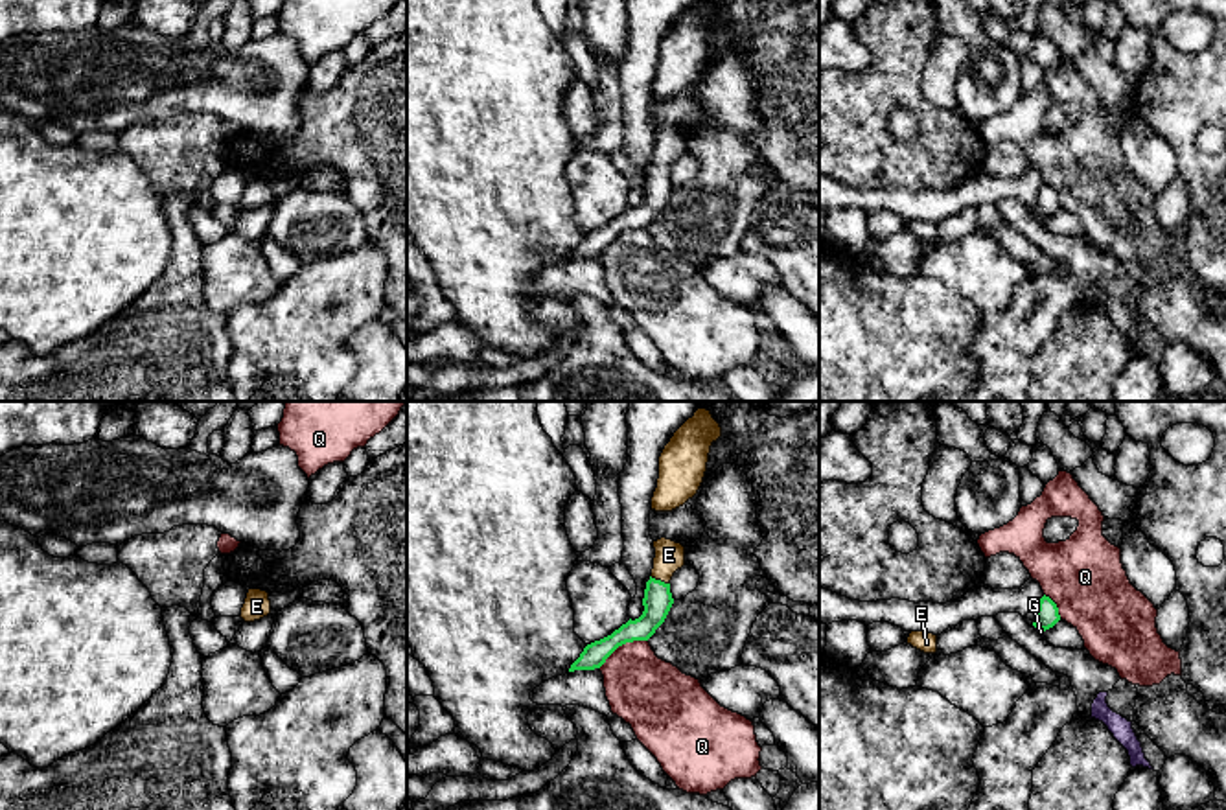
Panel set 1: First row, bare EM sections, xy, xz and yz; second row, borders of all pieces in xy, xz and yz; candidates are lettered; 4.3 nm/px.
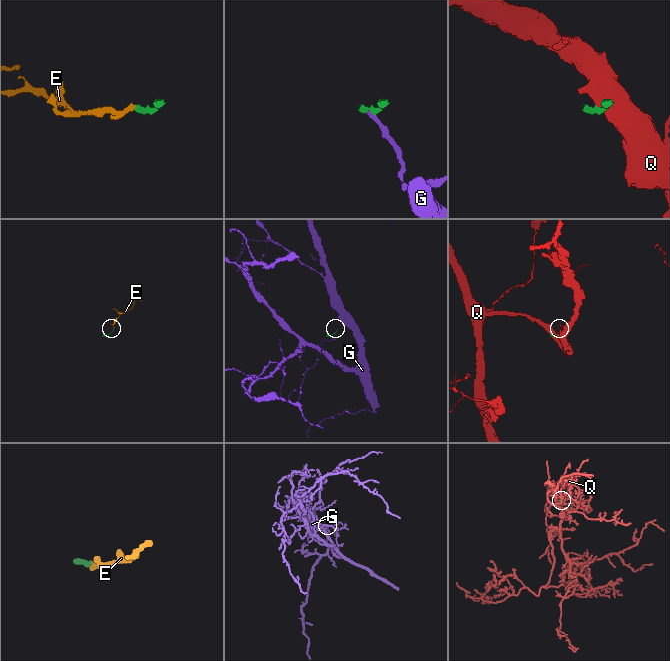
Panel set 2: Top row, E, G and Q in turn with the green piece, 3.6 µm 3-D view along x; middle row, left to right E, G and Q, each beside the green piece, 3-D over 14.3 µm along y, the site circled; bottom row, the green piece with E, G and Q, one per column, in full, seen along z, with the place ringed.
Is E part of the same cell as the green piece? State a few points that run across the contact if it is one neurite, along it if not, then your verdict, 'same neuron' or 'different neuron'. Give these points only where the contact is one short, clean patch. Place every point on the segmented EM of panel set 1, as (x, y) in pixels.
line xz (658, 599), (659, 580), (669, 555); same neuron

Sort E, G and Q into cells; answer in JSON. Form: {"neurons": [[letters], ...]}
{"neurons": [["E"], ["G"], ["Q"]]}

